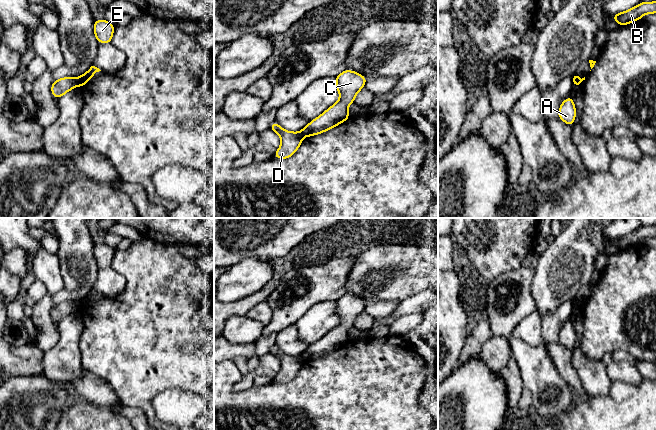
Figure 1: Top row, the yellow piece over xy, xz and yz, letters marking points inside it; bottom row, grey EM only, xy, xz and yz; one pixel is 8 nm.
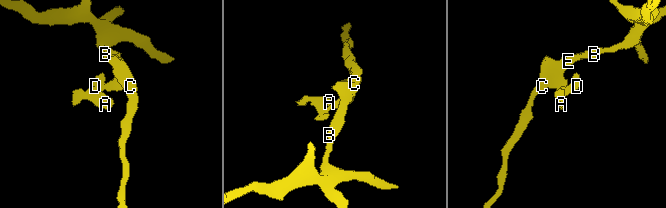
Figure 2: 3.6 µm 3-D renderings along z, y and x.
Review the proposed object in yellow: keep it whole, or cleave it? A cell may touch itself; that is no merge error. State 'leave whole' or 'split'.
split

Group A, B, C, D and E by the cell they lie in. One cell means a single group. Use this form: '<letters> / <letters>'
A D / B C E

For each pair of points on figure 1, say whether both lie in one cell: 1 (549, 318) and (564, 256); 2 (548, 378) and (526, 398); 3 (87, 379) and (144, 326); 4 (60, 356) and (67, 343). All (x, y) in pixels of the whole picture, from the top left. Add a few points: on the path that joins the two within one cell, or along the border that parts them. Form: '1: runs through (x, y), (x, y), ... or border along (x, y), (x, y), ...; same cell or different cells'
1: border along (570, 299), (555, 309), (546, 312), (542, 317); different cells
2: border along (525, 387), (531, 394), (532, 409); different cells
3: border along (83, 368), (101, 377), (111, 387); different cells
4: runs through (63, 353), (67, 346); same cell

